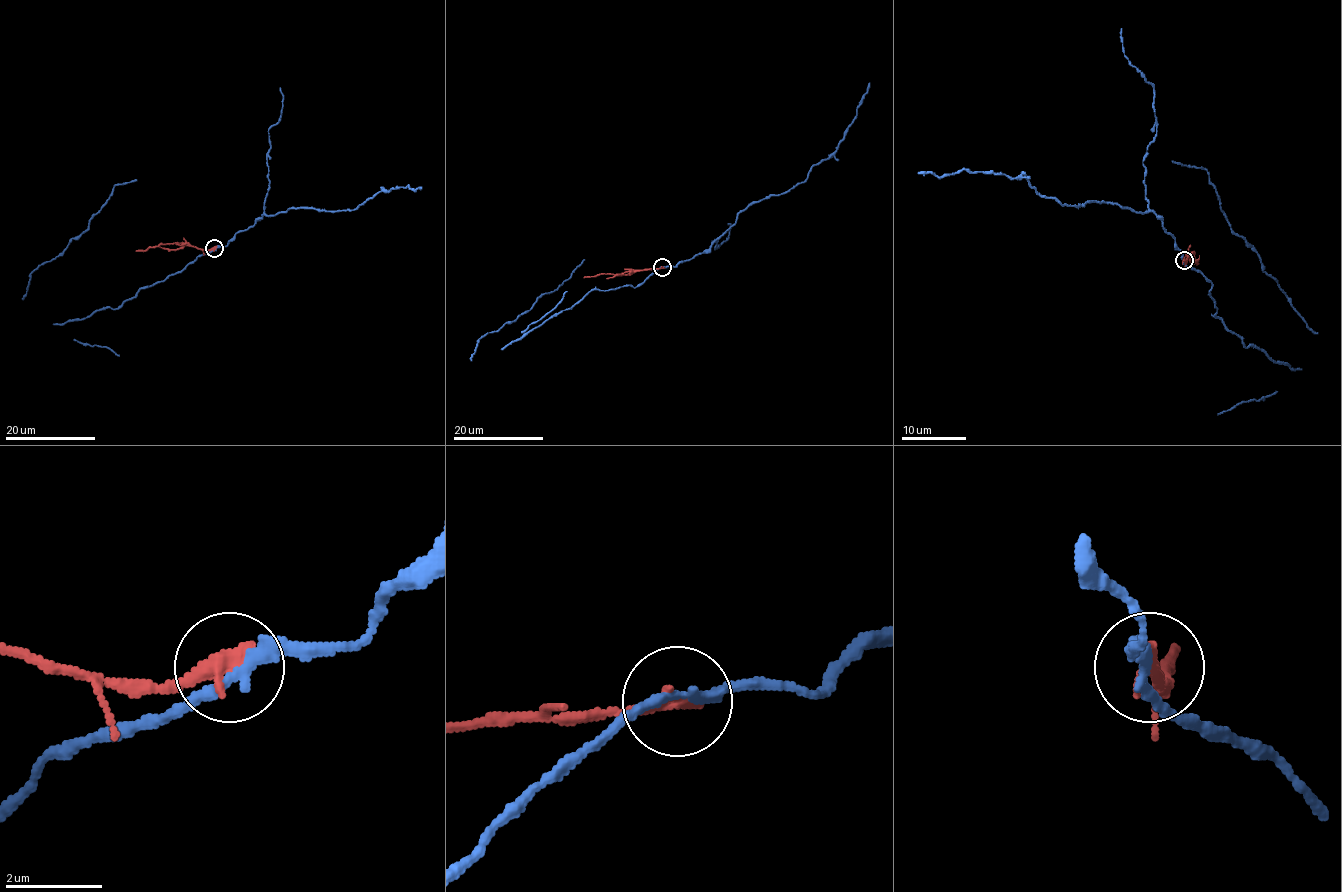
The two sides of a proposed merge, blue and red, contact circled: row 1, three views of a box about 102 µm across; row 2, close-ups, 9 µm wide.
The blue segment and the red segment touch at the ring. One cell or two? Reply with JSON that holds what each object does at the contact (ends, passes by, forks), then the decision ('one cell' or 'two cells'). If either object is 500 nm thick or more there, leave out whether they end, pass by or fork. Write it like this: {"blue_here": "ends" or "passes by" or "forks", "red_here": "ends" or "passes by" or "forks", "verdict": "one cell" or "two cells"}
{"blue_here": "passes by", "red_here": "ends", "verdict": "two cells"}

